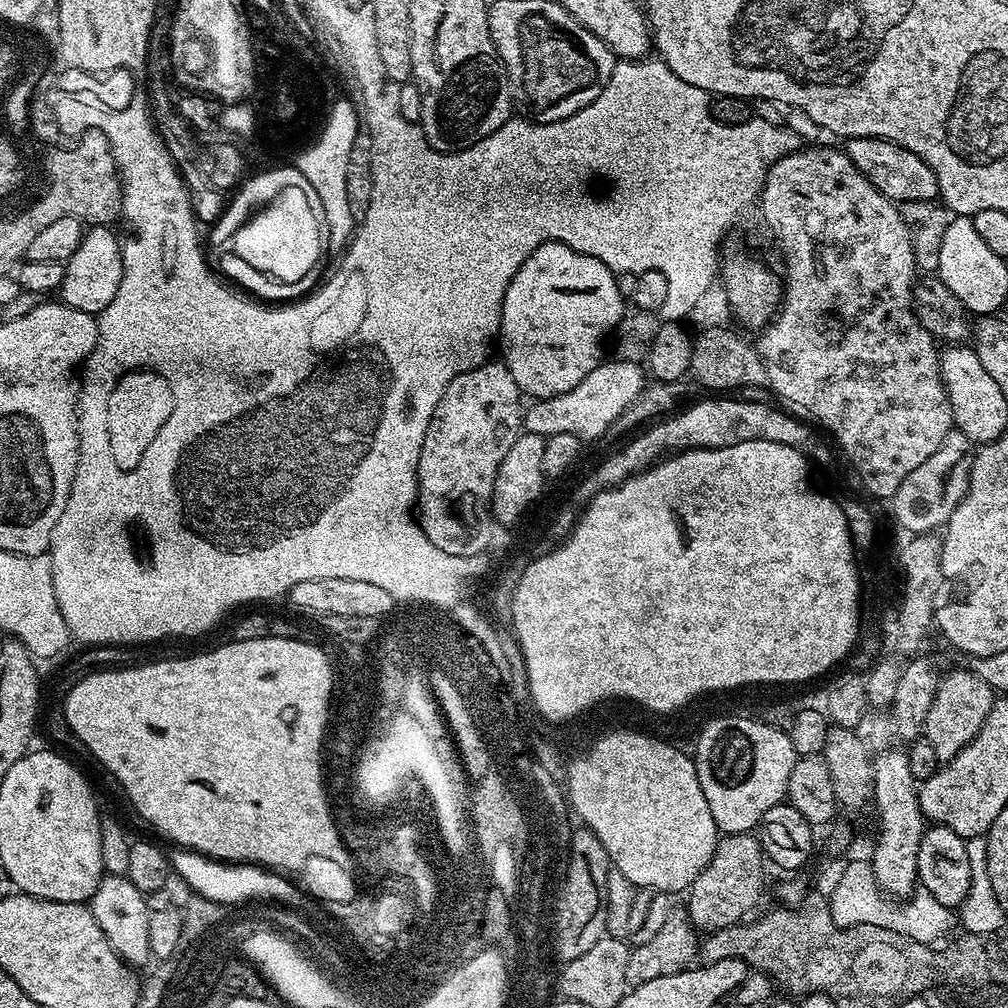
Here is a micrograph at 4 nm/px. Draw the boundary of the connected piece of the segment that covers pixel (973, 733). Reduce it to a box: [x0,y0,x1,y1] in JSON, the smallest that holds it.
[922,666,994,762]

